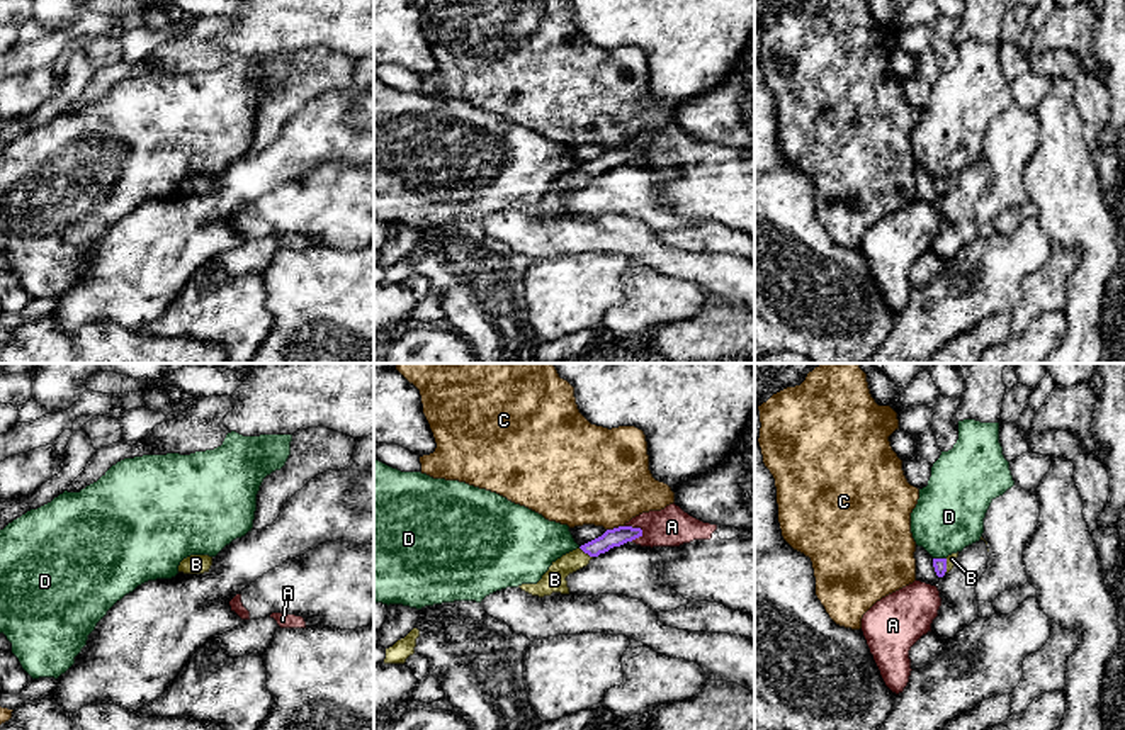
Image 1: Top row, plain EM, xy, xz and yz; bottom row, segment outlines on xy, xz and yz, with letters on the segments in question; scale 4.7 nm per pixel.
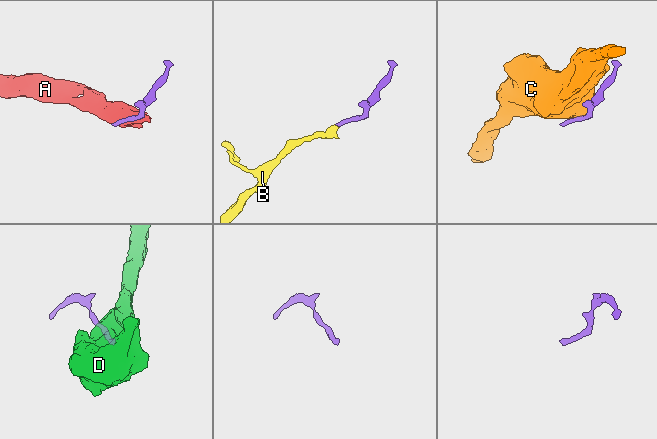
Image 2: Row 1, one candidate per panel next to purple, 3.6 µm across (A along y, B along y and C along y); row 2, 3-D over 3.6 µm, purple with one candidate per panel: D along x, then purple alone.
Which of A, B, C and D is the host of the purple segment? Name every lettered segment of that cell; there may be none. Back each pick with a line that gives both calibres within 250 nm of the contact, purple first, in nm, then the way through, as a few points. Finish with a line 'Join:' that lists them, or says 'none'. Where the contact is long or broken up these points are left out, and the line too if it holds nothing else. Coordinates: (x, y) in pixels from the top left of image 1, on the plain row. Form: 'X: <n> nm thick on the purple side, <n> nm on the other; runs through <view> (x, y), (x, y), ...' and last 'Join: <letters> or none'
B: 90 nm thick on the purple side, 110 nm on the other; runs through xz (621, 155), (587, 172), (554, 199)
Join: B

